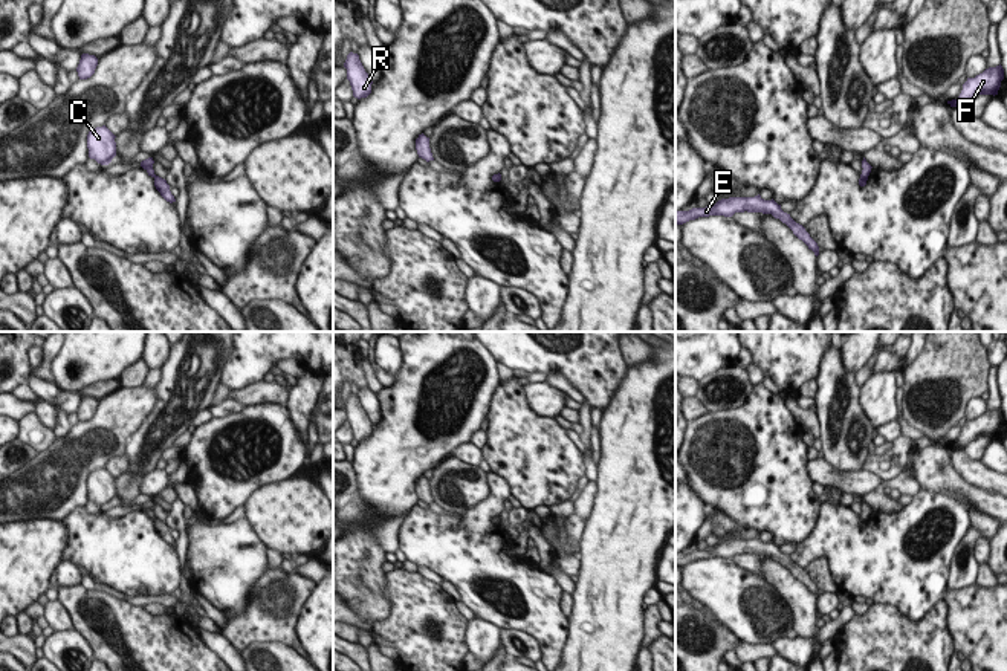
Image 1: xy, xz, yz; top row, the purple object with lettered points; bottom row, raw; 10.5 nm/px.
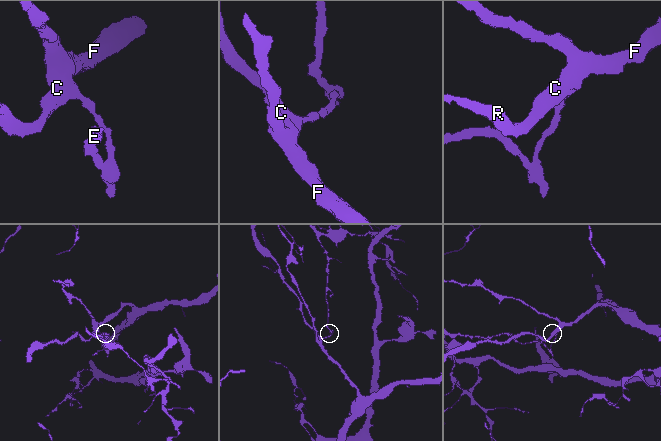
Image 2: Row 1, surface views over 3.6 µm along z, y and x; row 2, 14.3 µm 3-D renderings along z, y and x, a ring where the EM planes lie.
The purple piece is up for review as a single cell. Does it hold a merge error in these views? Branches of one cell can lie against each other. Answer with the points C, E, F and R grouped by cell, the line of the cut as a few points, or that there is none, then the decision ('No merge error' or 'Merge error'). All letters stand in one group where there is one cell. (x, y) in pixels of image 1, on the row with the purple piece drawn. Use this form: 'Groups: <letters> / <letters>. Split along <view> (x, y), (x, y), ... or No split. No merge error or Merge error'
Groups: C F R / E. Split along yz (861, 175), (867, 179). Merge error.

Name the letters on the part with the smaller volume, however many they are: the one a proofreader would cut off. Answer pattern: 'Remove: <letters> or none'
Remove: E

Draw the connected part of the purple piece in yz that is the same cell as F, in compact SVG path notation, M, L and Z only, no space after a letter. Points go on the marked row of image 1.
M1002 66L989 67L975 78L967 78L963 84L963 90L957 99L947 101L950 107L964 107L970 99L978 95L998 95L1001 81L1004 79Z

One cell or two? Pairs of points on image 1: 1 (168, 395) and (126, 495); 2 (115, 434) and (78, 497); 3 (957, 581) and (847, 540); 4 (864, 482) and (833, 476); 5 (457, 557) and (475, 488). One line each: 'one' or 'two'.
1: one
2: one
3: two
4: one
5: two

